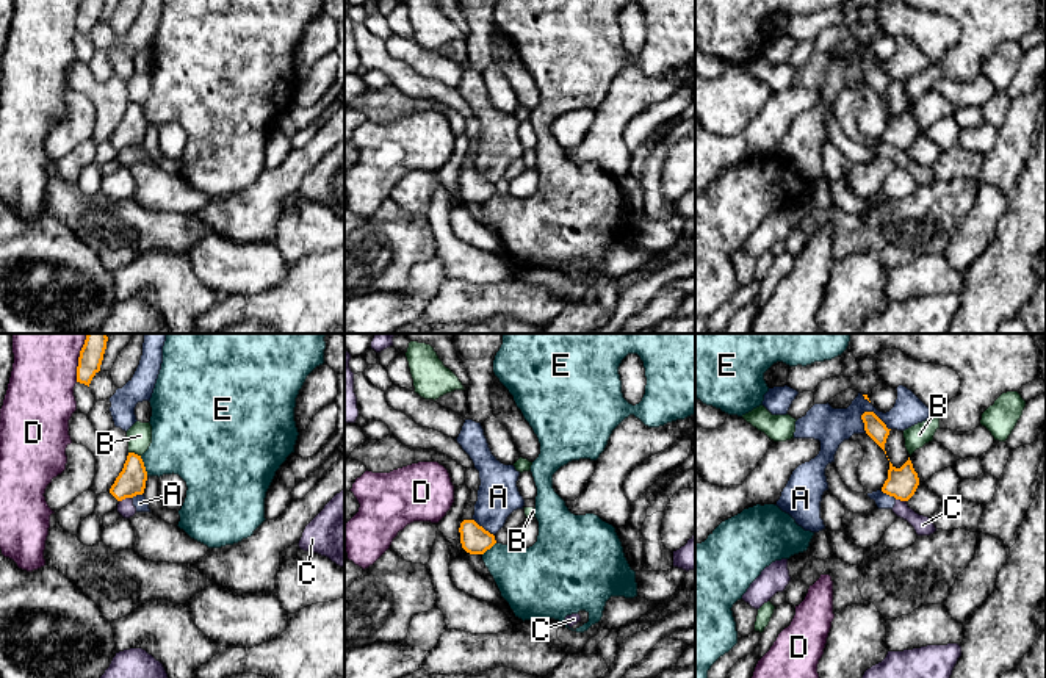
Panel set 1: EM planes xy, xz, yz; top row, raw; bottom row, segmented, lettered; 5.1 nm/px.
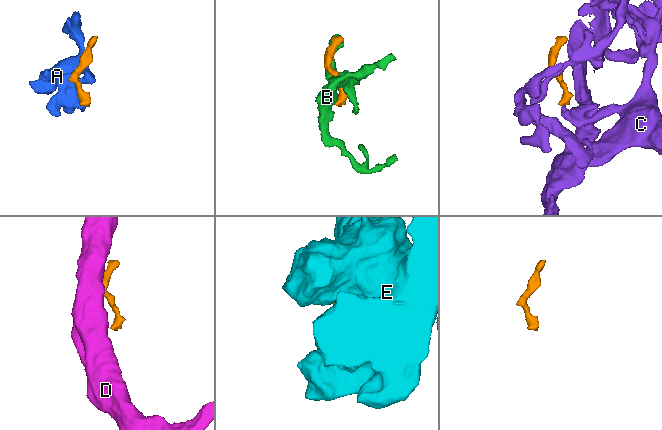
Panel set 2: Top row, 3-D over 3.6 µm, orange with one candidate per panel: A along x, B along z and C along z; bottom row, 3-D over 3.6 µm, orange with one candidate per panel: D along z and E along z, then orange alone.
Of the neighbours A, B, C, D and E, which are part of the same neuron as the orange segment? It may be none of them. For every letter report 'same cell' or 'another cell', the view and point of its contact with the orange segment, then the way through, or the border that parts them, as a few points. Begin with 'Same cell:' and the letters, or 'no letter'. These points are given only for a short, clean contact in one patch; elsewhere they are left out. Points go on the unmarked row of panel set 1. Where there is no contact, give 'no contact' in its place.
Same cell: no letter
A: another cell; meets orange in yz at (876, 64)
B: another cell; meets orange in xy at (133, 102); border along xy (129, 100), (140, 105)
C: another cell; meets orange in xy at (124, 147); border along xy (130, 146), (119, 151)
D: another cell; meets orange in xy at (77, 16)
E: another cell; meets orange in xy at (143, 115)

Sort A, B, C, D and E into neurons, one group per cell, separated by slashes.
A C / B / D / E

